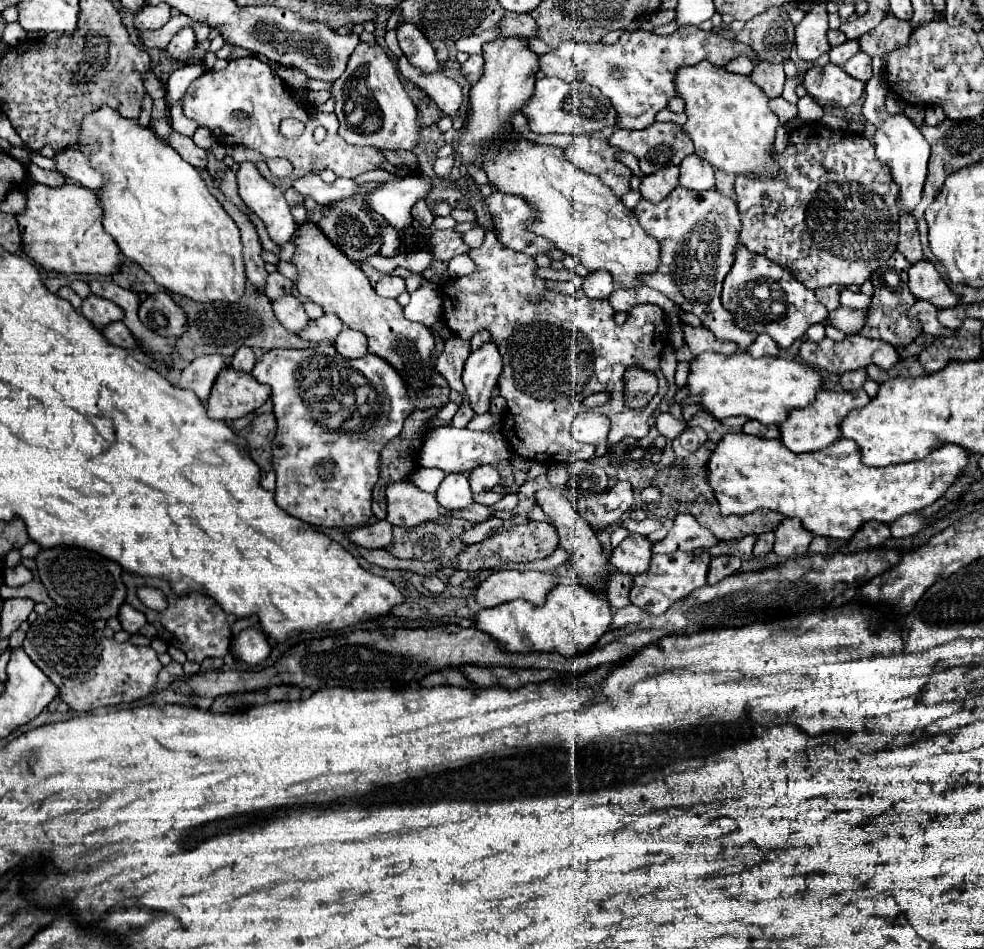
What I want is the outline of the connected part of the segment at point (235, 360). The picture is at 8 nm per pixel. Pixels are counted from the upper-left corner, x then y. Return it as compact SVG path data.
M241 347L241 351L235 351L235 355L231 357L231 367L235 367L237 371L251 373L253 365L255 365L255 355L251 347Z

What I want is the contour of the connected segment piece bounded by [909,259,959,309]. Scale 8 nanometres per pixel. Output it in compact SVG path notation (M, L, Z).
M921 259L909 269L909 291L917 299L925 299L939 309L957 307L959 303L959 295L947 287L943 277L935 271L935 265L927 259Z

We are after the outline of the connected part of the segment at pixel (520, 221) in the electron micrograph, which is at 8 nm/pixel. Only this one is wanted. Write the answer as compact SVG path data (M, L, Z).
M493 191L485 203L489 205L489 213L493 215L495 235L501 241L503 247L509 247L513 251L521 251L527 255L539 255L549 253L553 243L545 237L539 237L527 229L527 223L535 211L531 205L515 195L503 195L499 191Z

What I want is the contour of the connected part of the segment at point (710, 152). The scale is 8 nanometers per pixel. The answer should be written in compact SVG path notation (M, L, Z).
M697 63L677 71L675 89L687 105L687 123L683 131L691 137L695 153L701 159L729 175L775 177L779 173L773 149L779 121L769 109L761 87L751 83L747 75L727 73L711 63Z

